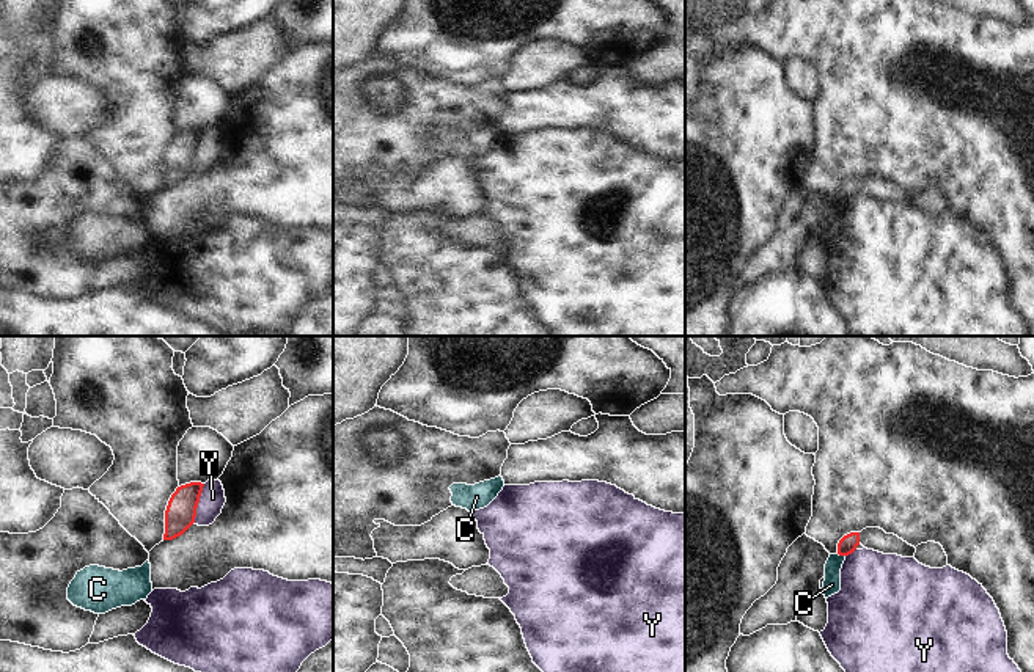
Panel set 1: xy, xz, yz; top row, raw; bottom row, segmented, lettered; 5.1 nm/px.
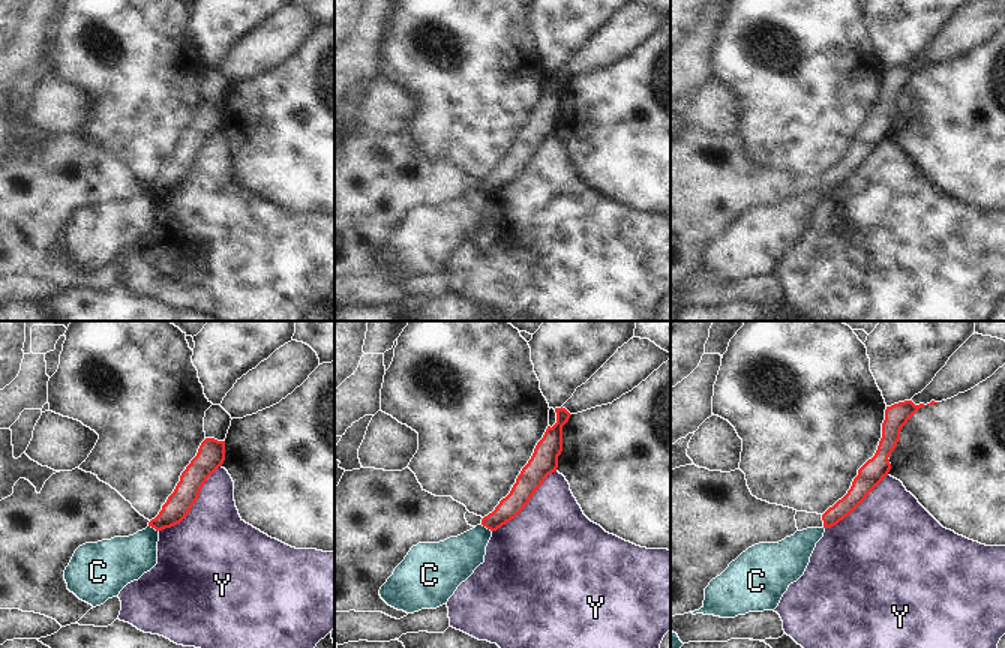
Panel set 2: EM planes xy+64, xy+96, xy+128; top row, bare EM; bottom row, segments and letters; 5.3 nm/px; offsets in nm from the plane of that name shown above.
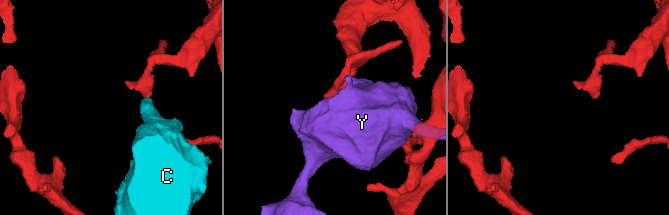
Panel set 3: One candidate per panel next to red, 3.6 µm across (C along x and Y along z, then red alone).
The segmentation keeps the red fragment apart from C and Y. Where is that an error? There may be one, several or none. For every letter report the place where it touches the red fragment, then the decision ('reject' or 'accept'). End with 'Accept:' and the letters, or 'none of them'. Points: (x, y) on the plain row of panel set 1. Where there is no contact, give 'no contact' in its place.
C: contact yz (841, 203); reject
Y: contact xy (198, 149); reject
Accept: none of them

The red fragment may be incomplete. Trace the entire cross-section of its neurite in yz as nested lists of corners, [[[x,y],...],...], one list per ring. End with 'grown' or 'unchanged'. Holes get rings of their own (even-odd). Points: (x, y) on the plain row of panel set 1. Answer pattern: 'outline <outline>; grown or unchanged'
outline [[[850,181],[839,188],[838,203],[849,204],[856,198],[858,193],[860,193],[860,181]]]; unchanged

